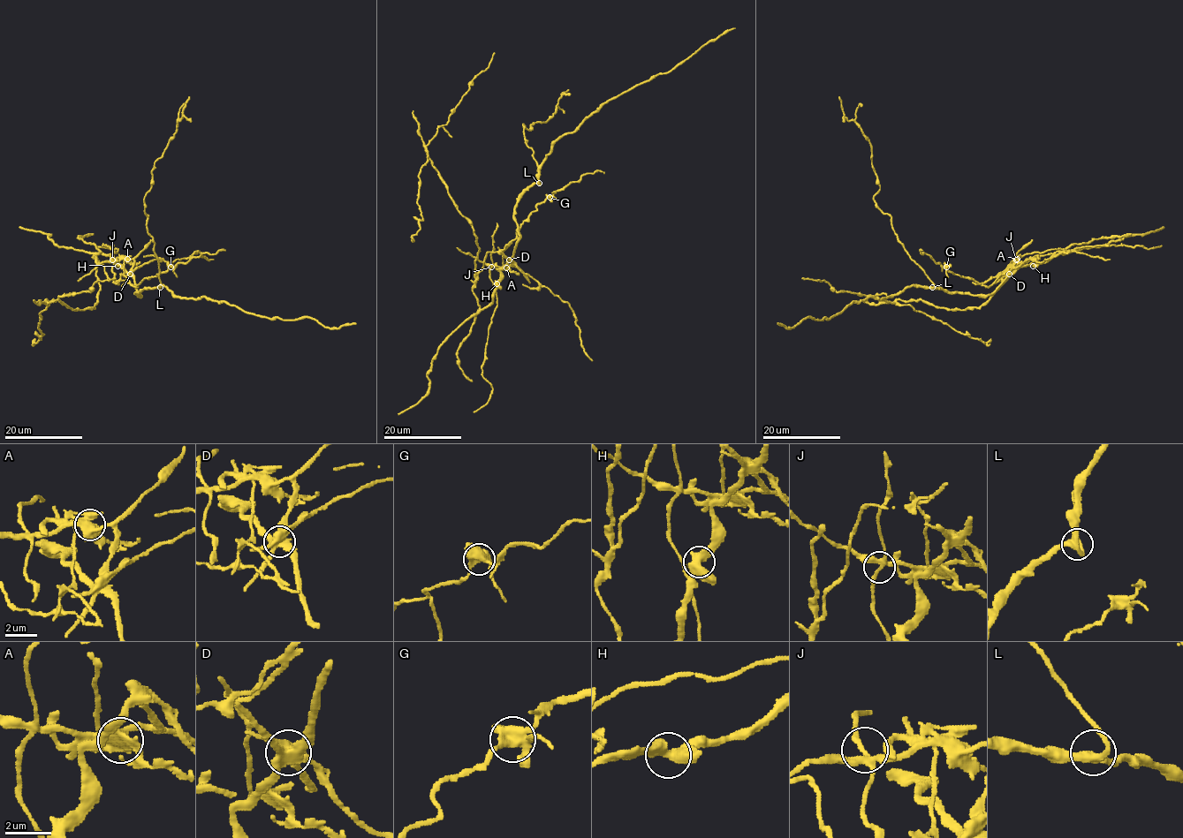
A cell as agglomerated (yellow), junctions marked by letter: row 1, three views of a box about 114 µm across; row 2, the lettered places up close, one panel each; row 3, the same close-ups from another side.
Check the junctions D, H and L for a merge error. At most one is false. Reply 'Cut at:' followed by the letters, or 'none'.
Cut at: D

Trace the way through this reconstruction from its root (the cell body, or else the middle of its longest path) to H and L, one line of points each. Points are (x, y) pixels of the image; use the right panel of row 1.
H: (1010, 271), (1013, 273), (1019, 267), (1033, 266)
L: (1010, 271), (1004, 281), (989, 294), (947, 292), (932, 287)

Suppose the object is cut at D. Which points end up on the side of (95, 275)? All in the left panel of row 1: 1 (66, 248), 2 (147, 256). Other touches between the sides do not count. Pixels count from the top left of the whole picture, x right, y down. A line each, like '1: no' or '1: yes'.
1: no
2: yes

